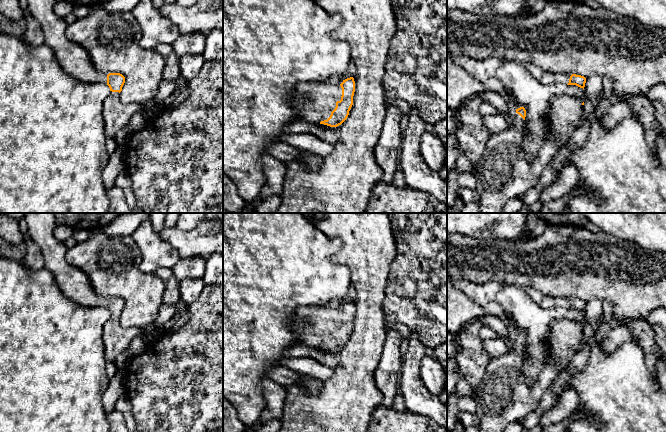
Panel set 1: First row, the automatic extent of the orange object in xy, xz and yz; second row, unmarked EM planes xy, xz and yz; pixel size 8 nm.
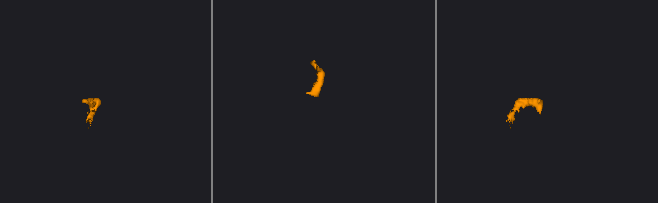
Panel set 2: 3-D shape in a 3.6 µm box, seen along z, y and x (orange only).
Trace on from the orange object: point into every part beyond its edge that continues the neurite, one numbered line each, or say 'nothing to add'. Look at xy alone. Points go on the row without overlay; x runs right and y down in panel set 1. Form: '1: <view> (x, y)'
1: xy (74, 284)
2: xy (116, 339)

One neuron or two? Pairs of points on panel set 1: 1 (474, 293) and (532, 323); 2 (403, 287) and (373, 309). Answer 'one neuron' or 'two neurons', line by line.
1: one neuron
2: two neurons

